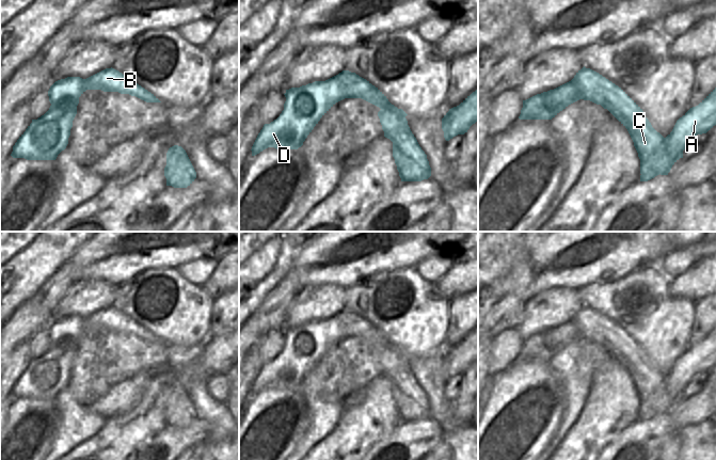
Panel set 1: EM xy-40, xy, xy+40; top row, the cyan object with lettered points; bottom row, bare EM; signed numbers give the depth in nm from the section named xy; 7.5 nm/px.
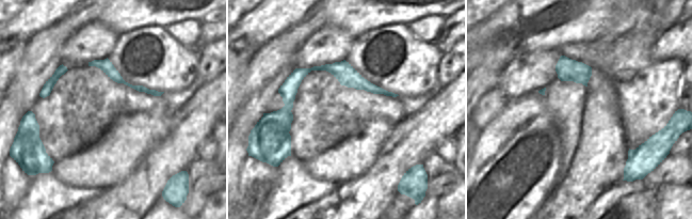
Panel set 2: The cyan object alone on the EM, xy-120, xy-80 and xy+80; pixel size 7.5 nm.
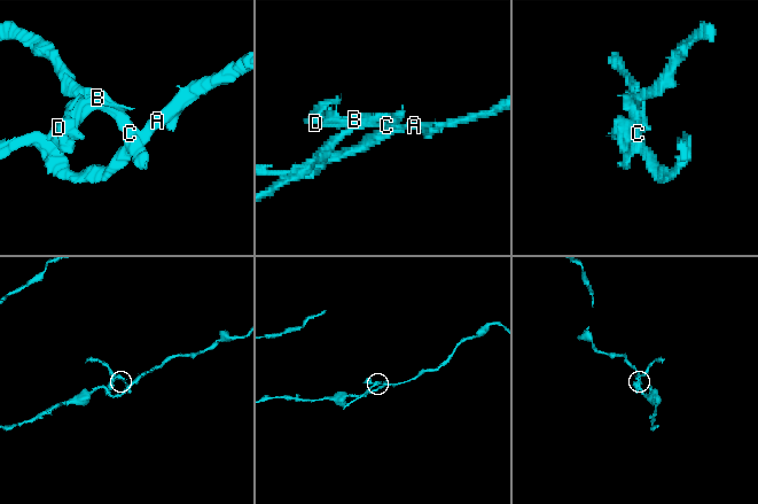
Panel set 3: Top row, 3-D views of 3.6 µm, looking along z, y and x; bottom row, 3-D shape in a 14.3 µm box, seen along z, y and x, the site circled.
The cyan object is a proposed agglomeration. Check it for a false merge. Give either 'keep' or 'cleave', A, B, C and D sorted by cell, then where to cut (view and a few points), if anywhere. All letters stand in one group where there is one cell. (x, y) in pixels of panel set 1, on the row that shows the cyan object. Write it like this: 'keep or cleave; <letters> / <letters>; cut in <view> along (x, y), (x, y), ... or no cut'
cleave; A / B C D; cut in xy+40 along (665, 138), (661, 146), (661, 158), (649, 159), (640, 173)

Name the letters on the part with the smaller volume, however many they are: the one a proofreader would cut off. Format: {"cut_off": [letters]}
{"cut_off": ["B", "C", "D"]}

